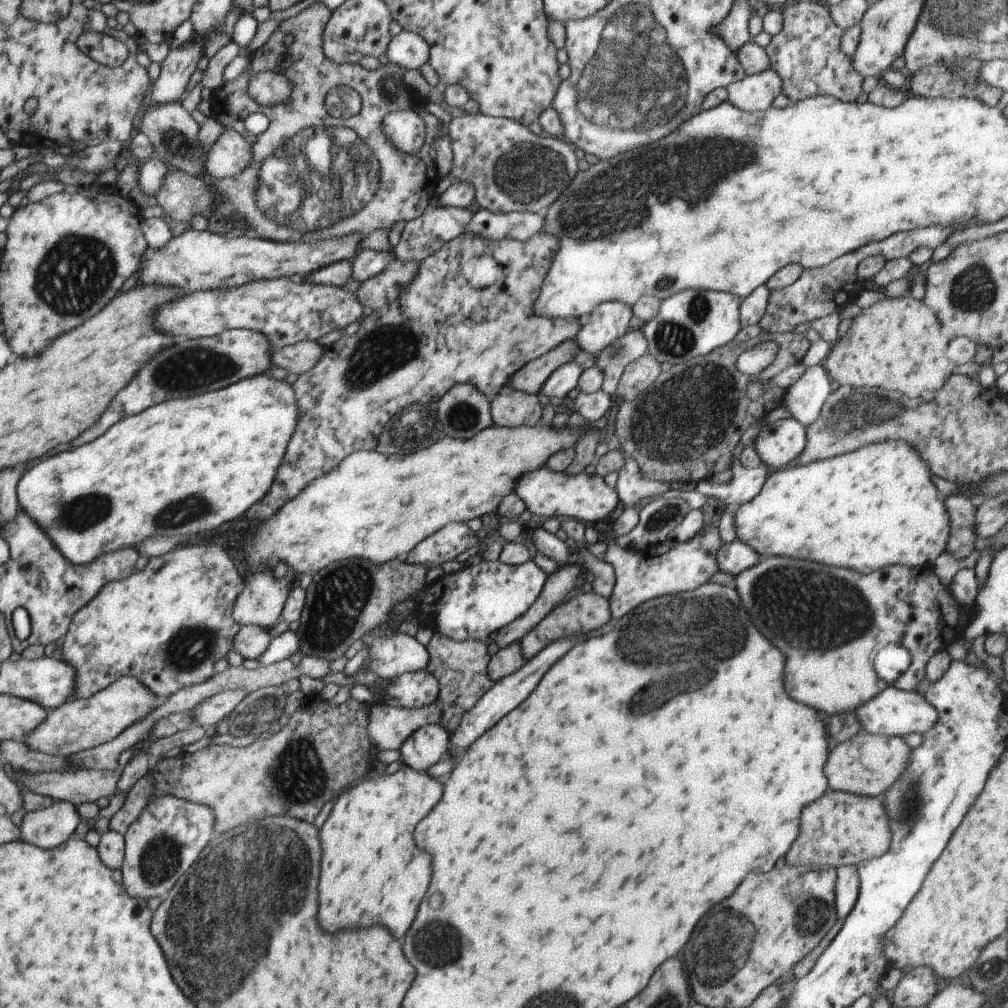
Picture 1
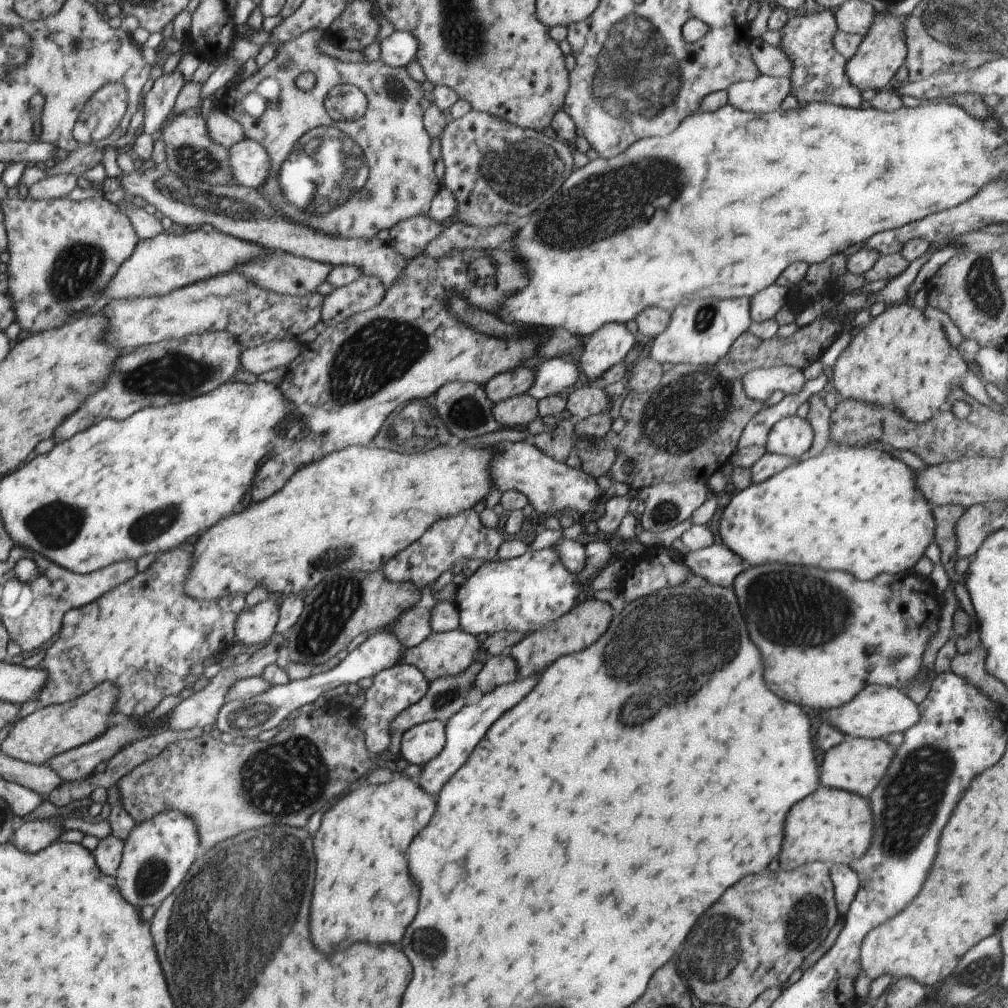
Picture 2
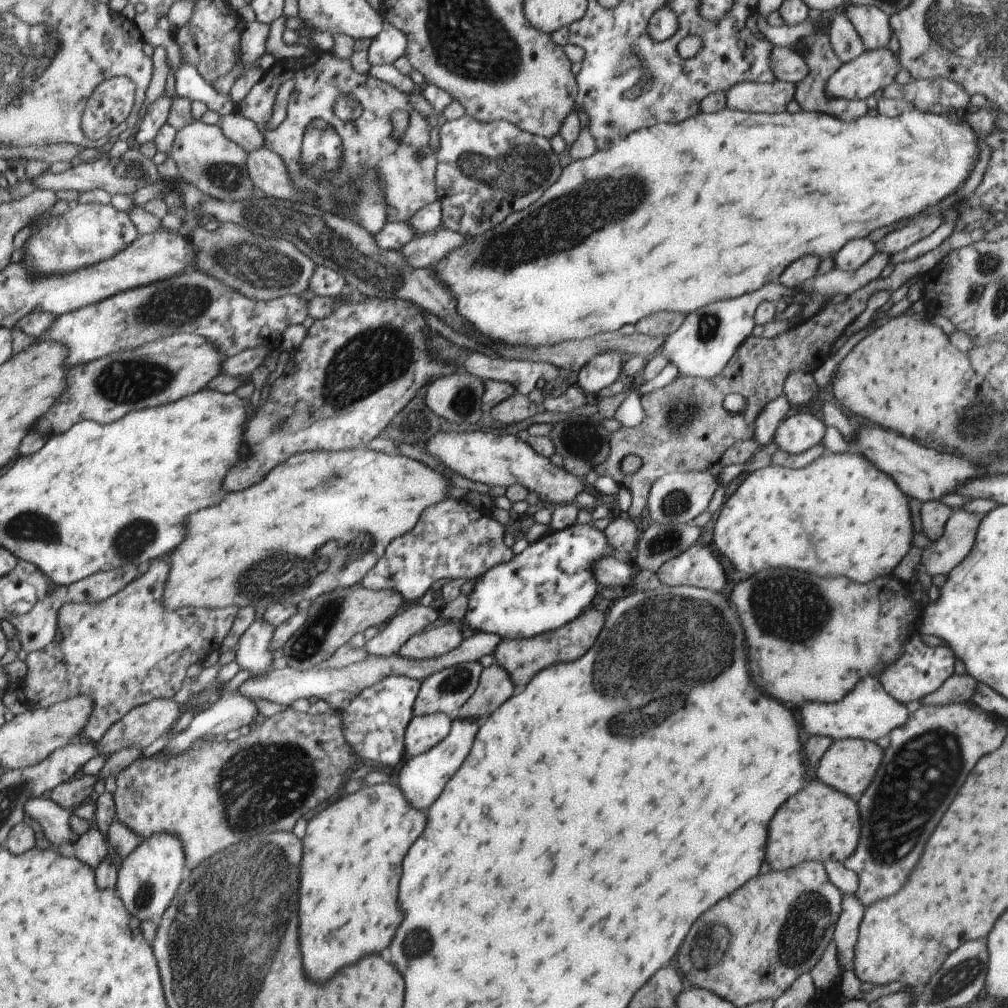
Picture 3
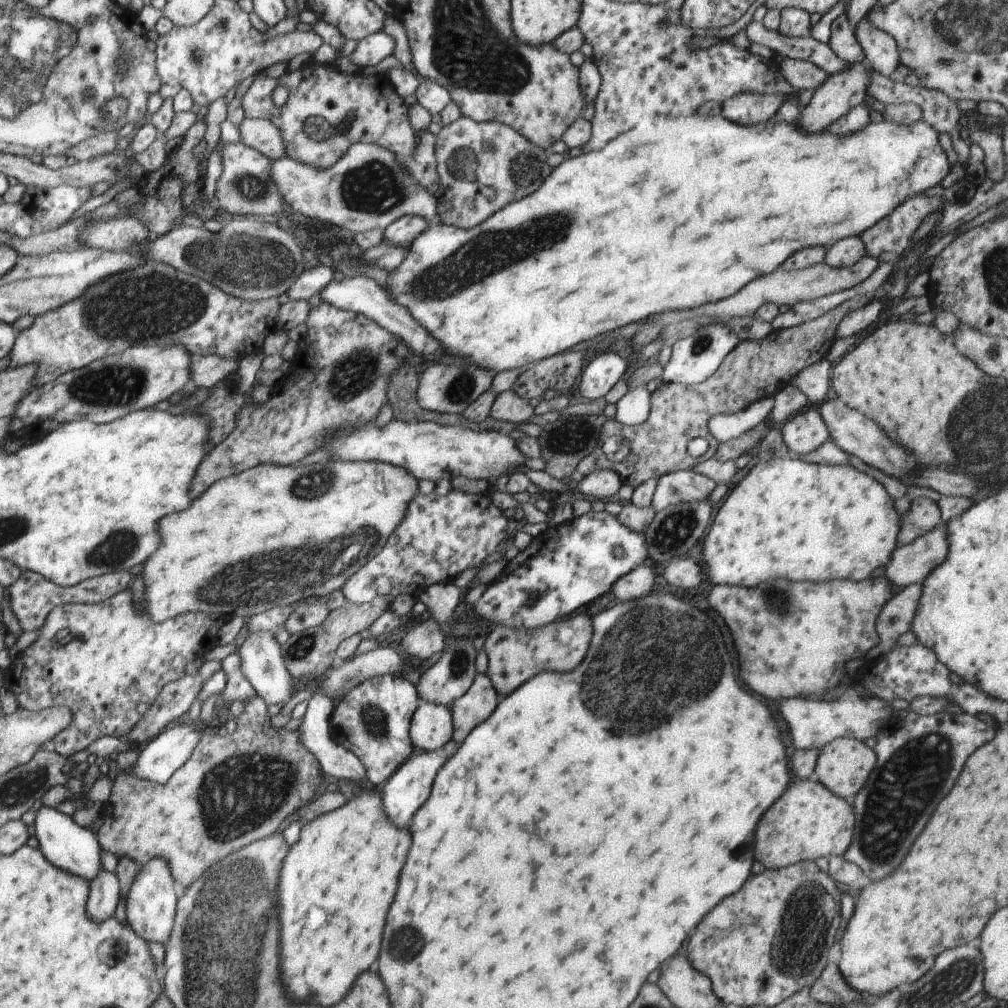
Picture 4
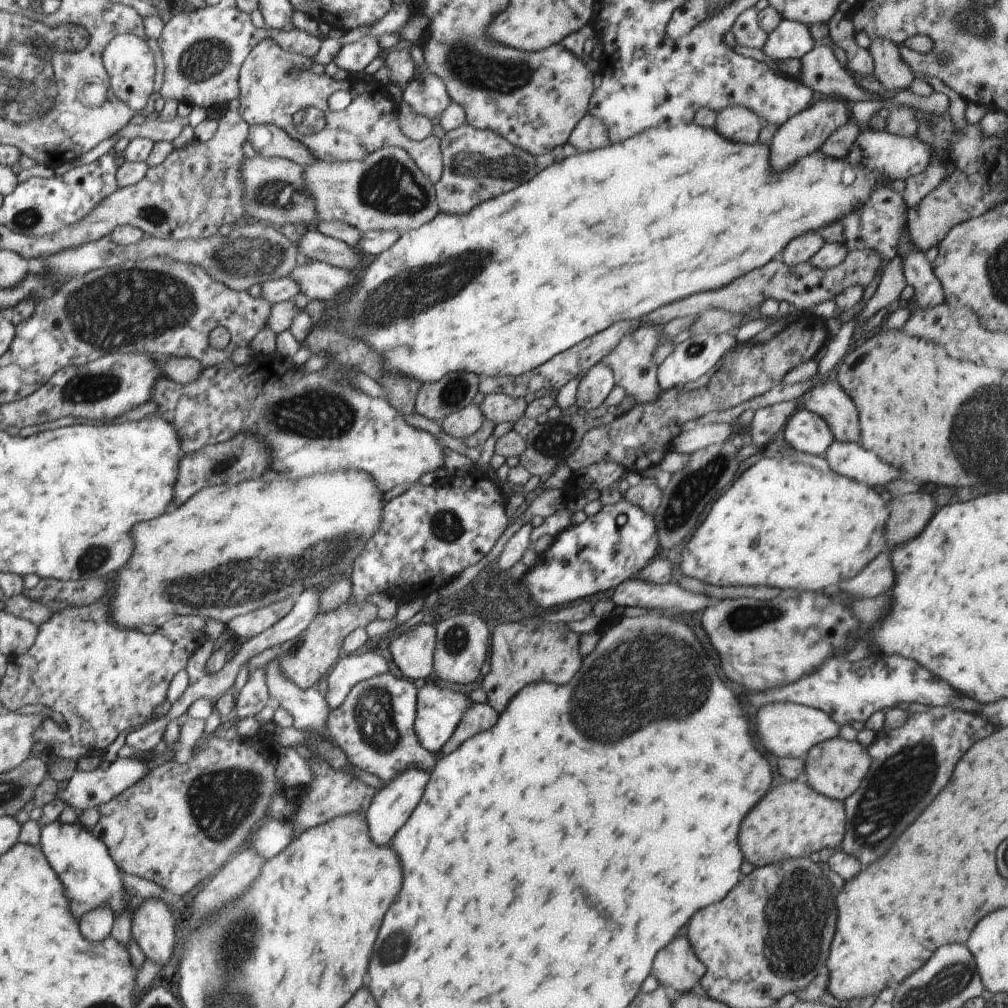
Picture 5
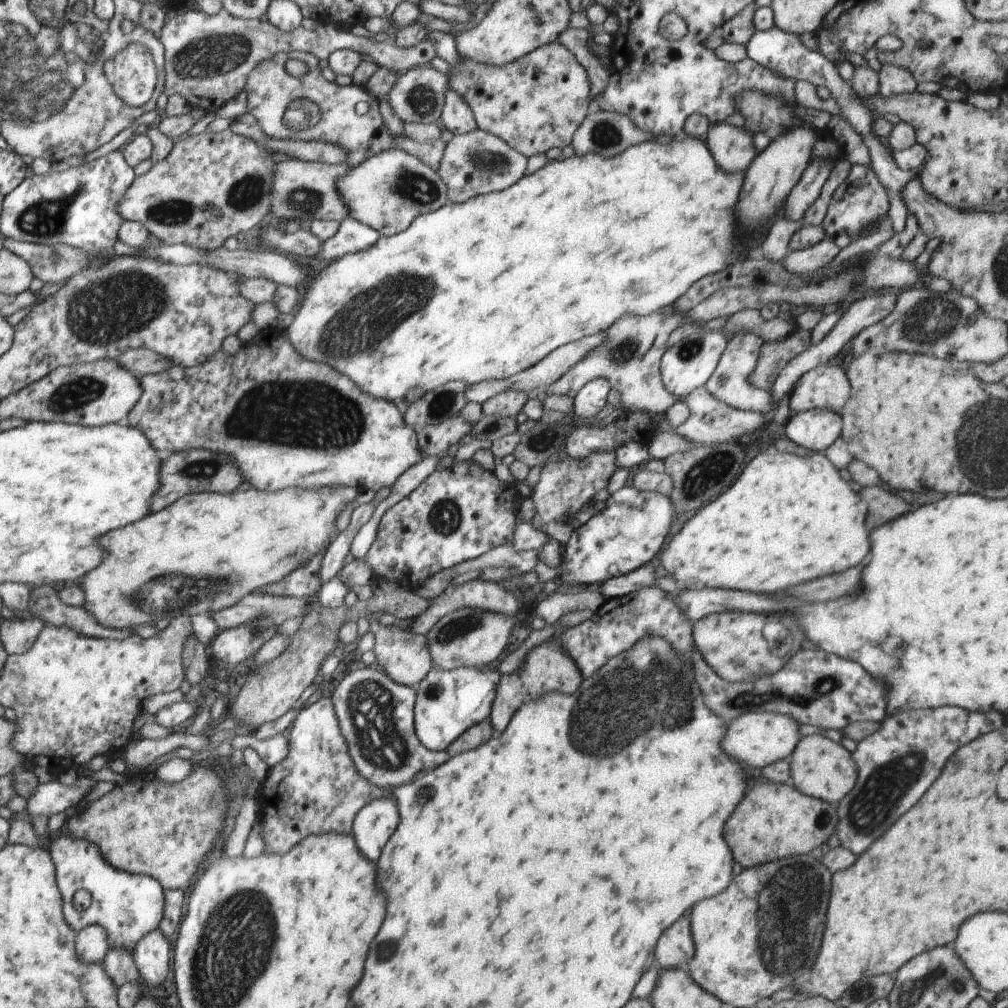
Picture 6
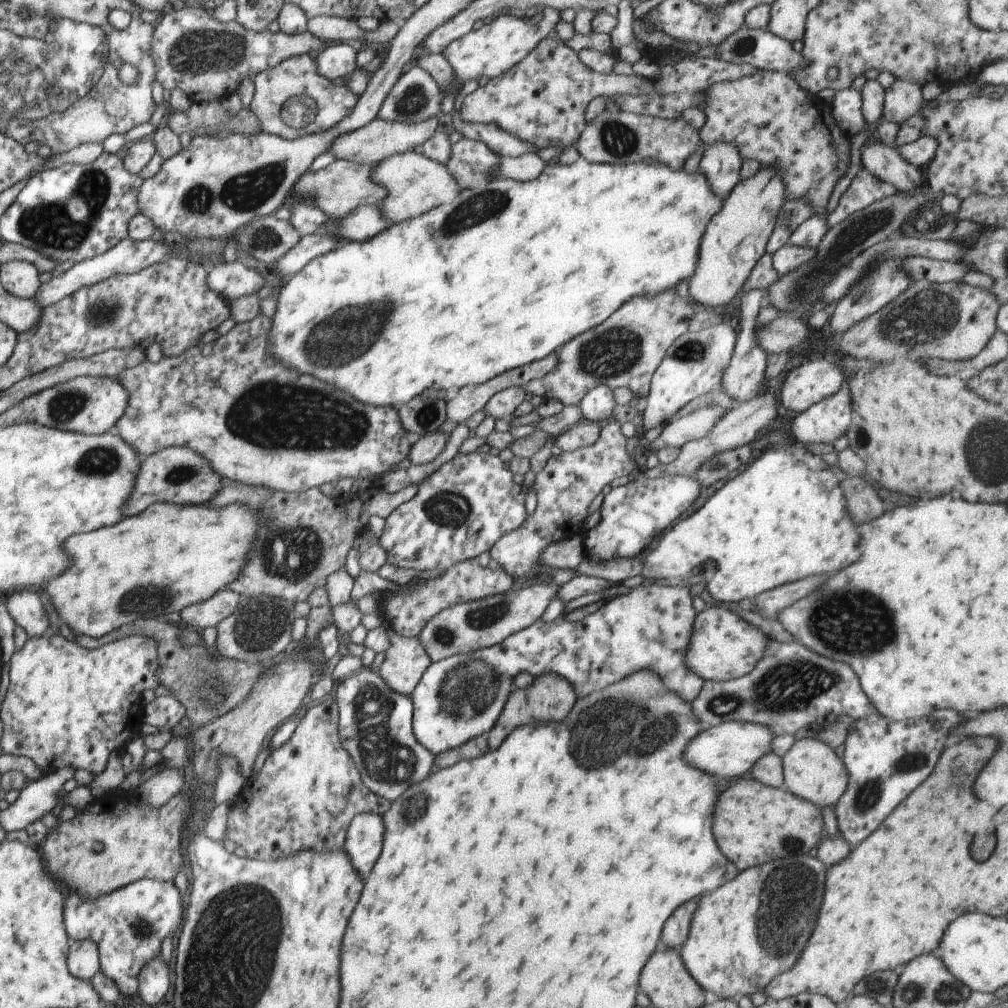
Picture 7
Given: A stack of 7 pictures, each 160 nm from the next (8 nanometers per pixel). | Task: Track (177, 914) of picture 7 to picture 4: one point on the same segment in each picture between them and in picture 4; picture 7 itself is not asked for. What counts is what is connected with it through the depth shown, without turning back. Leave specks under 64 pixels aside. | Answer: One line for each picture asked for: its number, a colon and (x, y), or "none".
4: (74, 849)
5: (92, 878)
6: (128, 906)

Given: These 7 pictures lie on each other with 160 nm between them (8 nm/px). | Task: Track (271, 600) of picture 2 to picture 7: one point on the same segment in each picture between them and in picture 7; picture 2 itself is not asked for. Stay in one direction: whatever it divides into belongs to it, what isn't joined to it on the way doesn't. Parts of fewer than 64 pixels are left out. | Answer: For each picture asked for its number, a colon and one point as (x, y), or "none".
3: (253, 653)
4: (261, 662)
5: (310, 711)
6: (316, 789)
7: (304, 798)

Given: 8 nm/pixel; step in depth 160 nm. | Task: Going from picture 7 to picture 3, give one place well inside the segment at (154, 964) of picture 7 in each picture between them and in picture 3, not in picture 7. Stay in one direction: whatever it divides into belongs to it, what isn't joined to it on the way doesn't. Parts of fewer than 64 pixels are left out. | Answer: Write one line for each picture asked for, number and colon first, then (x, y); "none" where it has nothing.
3: (149, 877)
4: (151, 907)
5: (153, 927)
6: (152, 955)

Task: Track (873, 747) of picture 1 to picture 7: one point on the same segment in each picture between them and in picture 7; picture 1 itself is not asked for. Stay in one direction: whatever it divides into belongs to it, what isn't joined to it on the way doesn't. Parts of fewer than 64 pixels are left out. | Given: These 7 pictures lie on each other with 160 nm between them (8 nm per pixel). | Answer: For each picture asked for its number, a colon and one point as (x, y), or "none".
2: (857, 765)
3: (849, 765)
4: (843, 766)
5: (835, 768)
6: (820, 767)
7: (811, 769)

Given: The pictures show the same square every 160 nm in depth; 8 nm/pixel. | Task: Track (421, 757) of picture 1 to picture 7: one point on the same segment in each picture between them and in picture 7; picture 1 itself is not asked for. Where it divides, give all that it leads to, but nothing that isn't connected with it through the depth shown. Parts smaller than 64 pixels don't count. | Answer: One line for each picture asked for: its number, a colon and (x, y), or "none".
2: (420, 744)
3: (423, 733)
4: (432, 724)
5: (439, 710)
6: (448, 702)
7: (649, 626)

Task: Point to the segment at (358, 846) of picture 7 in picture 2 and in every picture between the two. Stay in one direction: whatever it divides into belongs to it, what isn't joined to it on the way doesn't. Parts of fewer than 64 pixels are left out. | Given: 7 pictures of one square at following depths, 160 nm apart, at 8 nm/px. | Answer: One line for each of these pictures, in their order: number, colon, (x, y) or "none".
2: (466, 728)
3: (422, 778)
4: (407, 790)
5: (391, 806)
6: (372, 827)

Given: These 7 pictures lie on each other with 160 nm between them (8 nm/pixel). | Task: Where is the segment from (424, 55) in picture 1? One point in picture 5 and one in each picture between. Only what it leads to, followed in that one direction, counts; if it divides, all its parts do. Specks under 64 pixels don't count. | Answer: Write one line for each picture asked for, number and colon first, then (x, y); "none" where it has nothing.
2: (400, 48)
3: (389, 45)
4: (370, 51)
5: (354, 57)

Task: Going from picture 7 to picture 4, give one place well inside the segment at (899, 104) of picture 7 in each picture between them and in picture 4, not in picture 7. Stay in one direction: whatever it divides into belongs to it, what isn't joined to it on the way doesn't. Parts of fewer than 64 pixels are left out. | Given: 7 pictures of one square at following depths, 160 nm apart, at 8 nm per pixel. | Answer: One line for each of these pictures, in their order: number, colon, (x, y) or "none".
4: (880, 49)
5: (889, 68)
6: (893, 79)

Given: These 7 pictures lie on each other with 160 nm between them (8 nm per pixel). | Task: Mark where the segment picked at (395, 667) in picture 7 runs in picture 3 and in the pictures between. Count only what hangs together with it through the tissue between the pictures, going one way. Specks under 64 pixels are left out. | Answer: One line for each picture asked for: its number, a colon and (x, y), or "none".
3: (443, 636)
4: (422, 642)
5: (412, 651)
6: (405, 655)

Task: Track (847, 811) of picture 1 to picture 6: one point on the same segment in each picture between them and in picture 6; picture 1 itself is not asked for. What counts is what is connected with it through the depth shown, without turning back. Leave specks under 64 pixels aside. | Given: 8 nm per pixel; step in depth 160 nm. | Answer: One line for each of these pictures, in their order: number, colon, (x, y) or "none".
2: (834, 826)
3: (821, 824)
4: (808, 821)
5: (792, 821)
6: (775, 819)

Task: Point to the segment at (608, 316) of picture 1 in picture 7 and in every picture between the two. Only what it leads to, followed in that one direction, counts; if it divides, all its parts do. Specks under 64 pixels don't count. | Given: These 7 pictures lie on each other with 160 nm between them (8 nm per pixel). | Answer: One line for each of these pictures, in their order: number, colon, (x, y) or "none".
2: (608, 346)
3: (603, 370)
4: (603, 373)
5: (591, 389)
6: (590, 399)
7: (597, 404)

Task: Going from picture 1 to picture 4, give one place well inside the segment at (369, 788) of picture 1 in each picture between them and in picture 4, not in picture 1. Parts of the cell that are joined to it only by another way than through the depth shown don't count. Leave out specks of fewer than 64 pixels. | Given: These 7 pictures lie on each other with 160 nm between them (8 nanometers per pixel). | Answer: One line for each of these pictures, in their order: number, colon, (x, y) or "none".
2: (363, 893)
3: (353, 851)
4: (337, 882)

